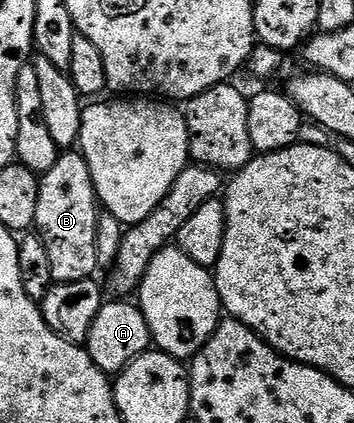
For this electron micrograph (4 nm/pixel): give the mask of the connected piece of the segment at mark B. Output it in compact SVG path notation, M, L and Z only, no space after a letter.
M79 153L61 154L60 160L45 175L39 176L38 213L35 230L50 253L52 278L56 283L91 279L97 273L96 186L90 177L88 162Z

